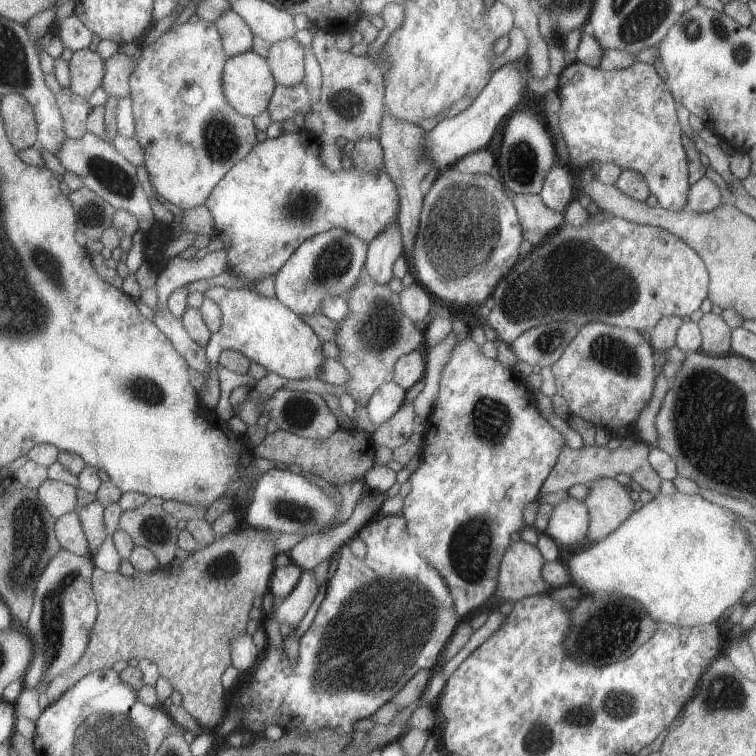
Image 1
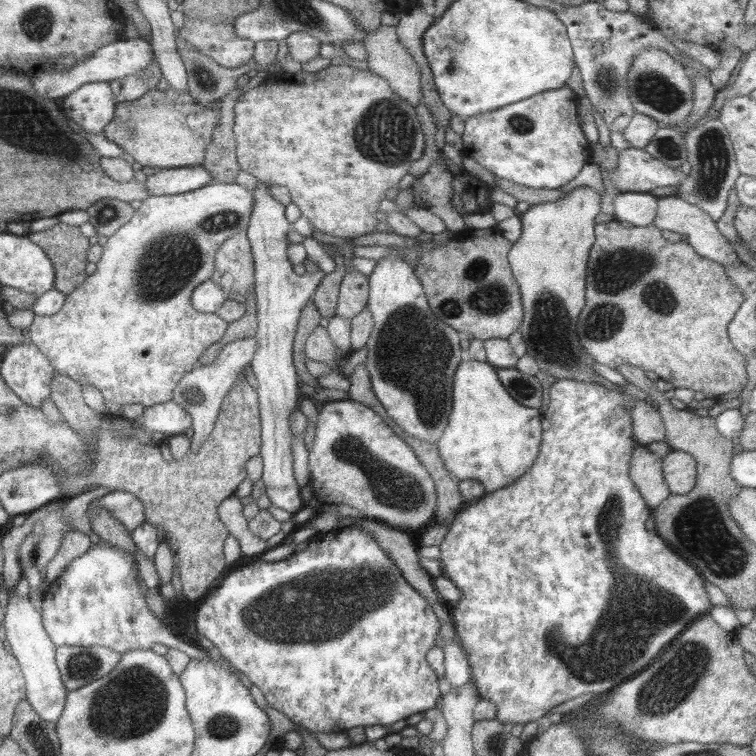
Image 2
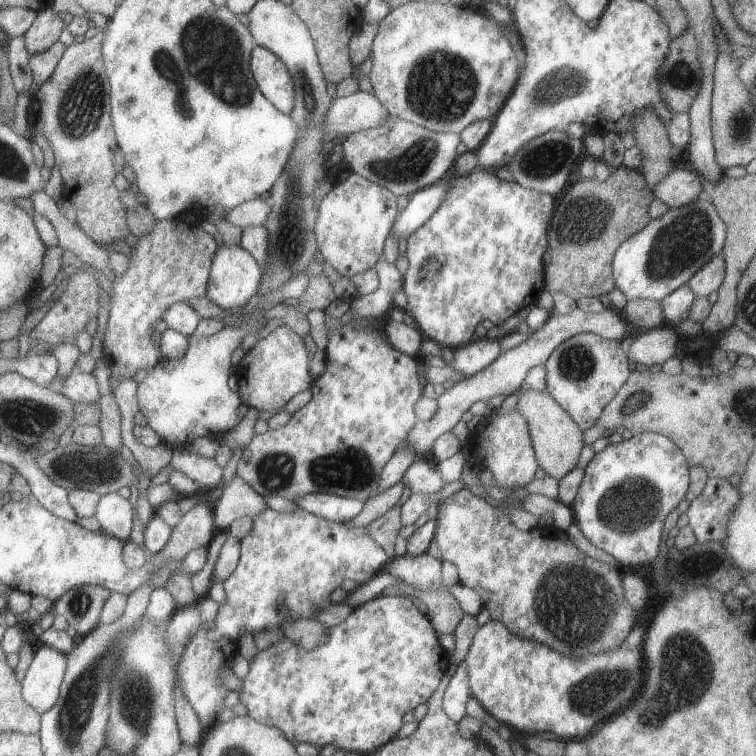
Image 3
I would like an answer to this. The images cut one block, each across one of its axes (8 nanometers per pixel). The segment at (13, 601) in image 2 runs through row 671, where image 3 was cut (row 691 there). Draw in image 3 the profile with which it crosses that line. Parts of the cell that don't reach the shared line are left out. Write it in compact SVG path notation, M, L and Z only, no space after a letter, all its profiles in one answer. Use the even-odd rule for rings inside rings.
M41 643L35 648L34 658L22 681L22 694L40 714L56 704L67 662L68 655L56 648Z

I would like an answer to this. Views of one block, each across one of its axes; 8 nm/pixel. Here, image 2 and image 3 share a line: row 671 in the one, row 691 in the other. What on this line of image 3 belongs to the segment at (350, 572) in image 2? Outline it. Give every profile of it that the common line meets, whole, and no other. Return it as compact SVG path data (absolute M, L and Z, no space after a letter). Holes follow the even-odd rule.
M378 596L373 600L365 602L354 609L346 620L336 626L328 627L328 640L324 644L318 644L314 650L304 650L295 642L291 642L286 637L266 650L259 650L251 663L251 670L248 671L248 678L244 678L242 690L240 690L240 710L250 715L256 722L264 726L274 727L282 731L282 734L294 746L302 743L310 743L320 749L323 746L332 744L339 750L345 750L346 753L355 752L374 752L387 742L396 738L398 731L402 728L402 717L409 710L414 710L416 706L428 702L432 698L432 693L438 690L440 681L446 674L450 661L450 653L444 650L438 642L438 633L432 622L426 614L422 613L413 603L412 598L401 596Z

